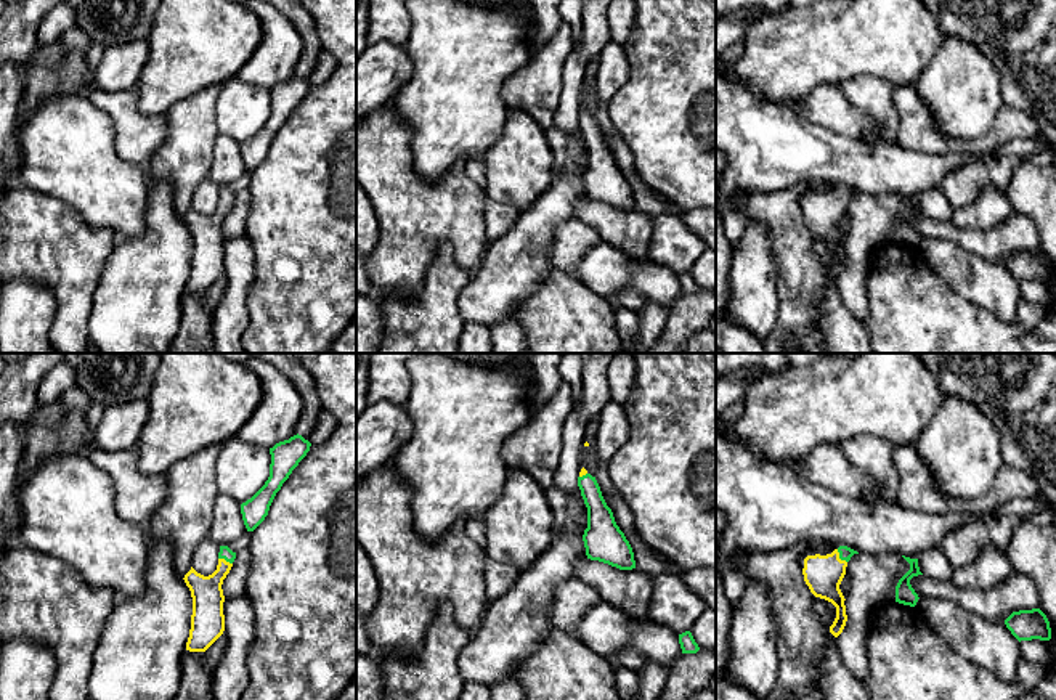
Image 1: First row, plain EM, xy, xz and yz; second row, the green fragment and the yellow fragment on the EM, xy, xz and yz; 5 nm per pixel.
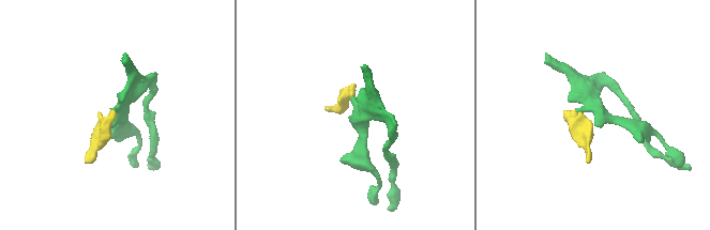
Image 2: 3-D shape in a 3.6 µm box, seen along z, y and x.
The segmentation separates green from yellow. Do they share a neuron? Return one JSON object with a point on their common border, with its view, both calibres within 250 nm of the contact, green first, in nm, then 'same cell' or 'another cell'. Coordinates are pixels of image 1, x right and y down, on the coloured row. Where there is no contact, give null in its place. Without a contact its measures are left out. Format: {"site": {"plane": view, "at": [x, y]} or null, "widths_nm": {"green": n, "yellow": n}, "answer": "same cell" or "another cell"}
{"site": {"plane": "yz", "at": [840, 557]}, "widths_nm": {"green": 70, "yellow": 190}, "answer": "same cell"}

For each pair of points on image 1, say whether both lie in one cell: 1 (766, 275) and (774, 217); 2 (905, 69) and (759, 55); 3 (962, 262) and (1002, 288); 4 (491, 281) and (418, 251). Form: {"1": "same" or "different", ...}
{"1": "different", "2": "same", "3": "same", "4": "different"}

